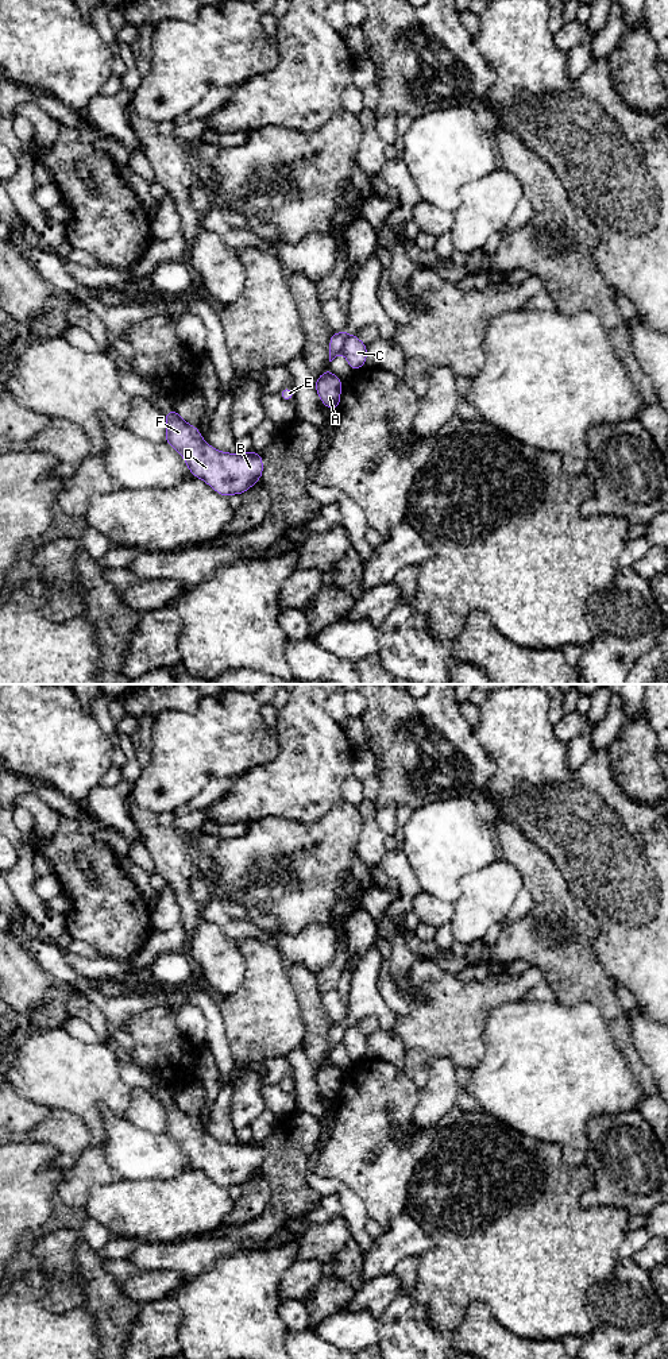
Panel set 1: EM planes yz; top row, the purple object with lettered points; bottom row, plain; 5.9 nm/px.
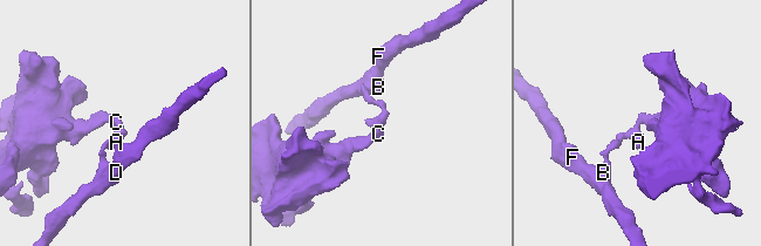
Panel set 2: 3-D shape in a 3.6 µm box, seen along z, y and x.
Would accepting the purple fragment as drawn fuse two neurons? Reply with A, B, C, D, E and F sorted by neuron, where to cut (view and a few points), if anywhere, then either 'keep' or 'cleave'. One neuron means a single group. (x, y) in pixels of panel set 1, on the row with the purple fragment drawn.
A B D E F / C | yz (348, 335), (340, 352) | cleave

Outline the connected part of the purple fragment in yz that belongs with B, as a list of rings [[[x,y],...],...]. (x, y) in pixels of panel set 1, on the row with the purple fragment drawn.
[[[175,408],[163,417],[165,443],[182,456],[192,476],[202,479],[217,494],[227,498],[233,494],[243,495],[262,479],[262,453],[229,453],[211,447],[198,428],[184,421]]]

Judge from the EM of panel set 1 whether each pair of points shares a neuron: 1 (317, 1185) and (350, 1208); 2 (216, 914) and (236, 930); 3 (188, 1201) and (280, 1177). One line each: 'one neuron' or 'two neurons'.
1: one neuron
2: one neuron
3: two neurons

